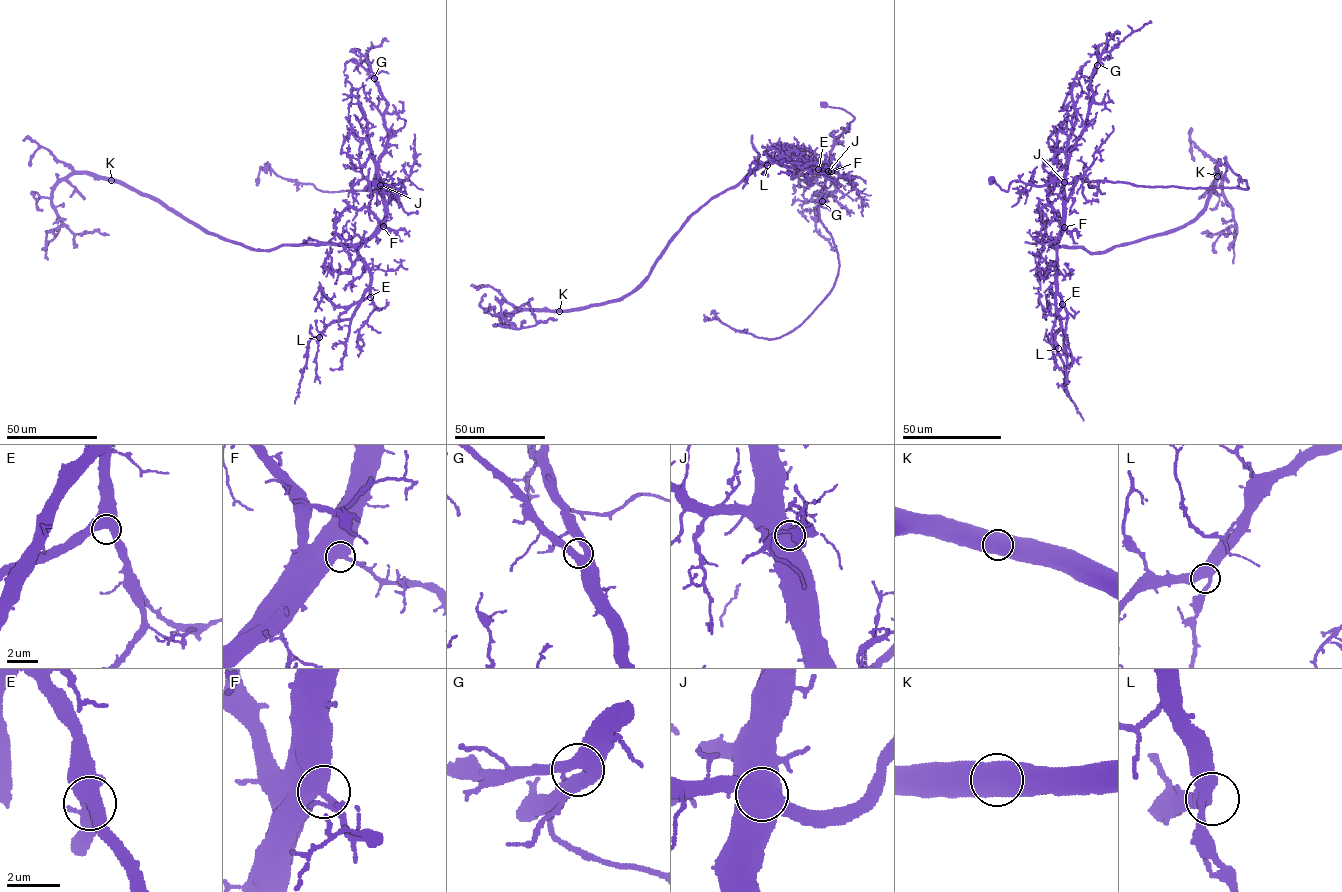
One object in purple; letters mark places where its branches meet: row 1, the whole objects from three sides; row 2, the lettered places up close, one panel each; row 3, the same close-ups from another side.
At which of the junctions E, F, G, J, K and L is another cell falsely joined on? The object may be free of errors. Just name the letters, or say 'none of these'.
J

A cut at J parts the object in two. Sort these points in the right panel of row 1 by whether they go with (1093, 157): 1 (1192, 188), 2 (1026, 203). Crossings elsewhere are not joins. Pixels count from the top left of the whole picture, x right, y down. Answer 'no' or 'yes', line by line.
1: no
2: no

